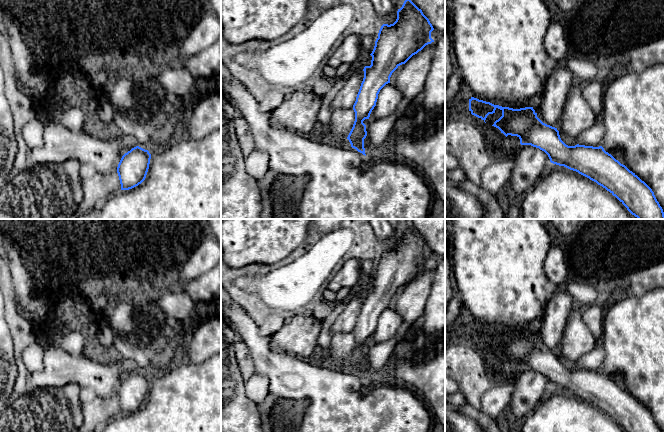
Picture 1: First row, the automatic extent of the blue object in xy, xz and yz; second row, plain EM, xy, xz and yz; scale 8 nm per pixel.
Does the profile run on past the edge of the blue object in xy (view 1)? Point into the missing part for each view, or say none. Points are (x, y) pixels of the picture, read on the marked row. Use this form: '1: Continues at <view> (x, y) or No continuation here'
1: No continuation here

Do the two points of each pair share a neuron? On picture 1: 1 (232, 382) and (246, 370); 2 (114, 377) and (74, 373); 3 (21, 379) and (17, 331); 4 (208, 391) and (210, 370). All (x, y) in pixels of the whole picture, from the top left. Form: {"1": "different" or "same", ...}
{"1": "different", "2": "same", "3": "same", "4": "same"}

